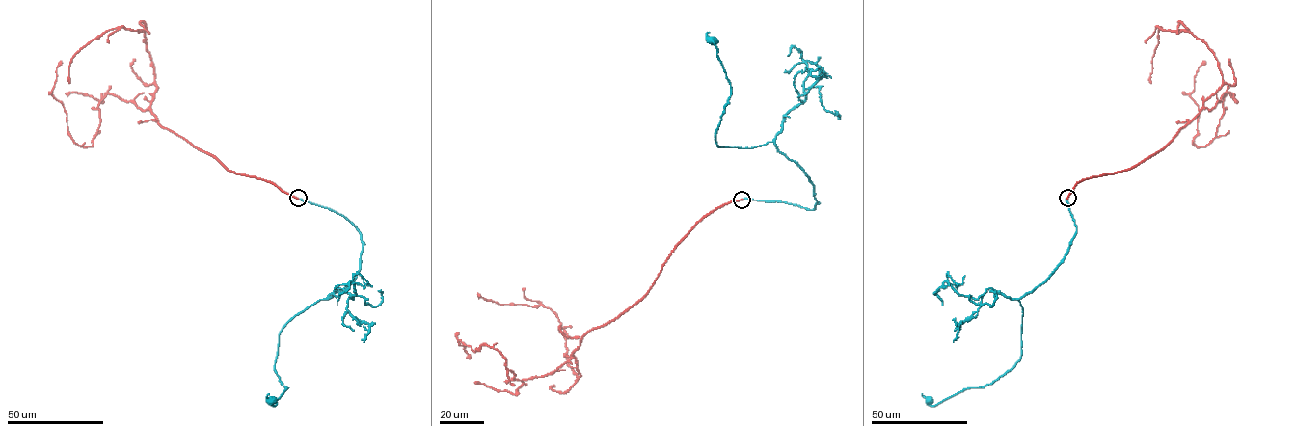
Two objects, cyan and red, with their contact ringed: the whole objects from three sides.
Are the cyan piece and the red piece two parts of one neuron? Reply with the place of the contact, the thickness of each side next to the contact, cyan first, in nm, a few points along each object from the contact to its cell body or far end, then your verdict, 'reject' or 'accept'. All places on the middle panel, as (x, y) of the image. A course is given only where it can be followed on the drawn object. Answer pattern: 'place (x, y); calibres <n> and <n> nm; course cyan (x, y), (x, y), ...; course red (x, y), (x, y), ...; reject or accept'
place (741, 199); calibres 260 and 280 nm; course cyan (742, 199), (809, 210), (816, 204), (809, 177), (773, 142), (717, 146), (731, 85), (711, 40); course red (741, 199), (705, 215), (648, 292), (589, 330), (553, 371), (514, 379), (498, 350), (458, 340), (470, 358); accept

